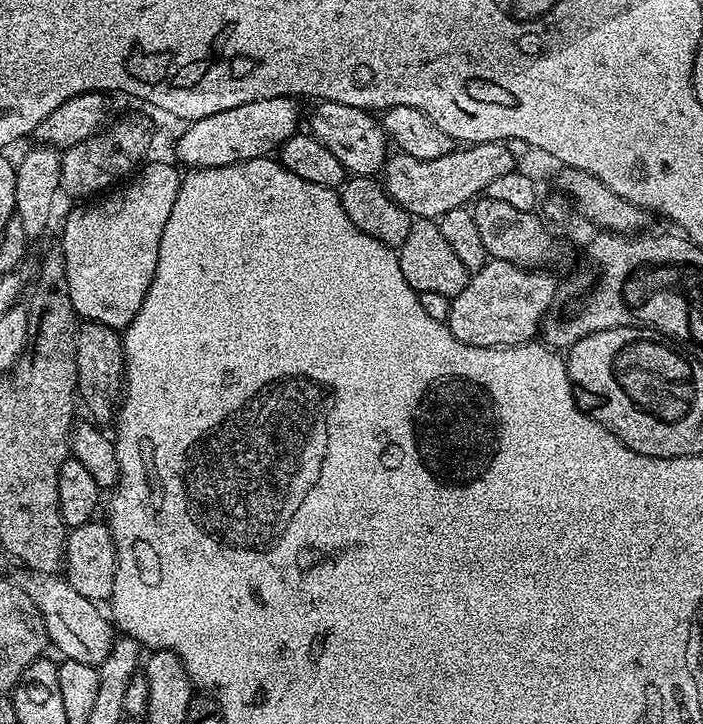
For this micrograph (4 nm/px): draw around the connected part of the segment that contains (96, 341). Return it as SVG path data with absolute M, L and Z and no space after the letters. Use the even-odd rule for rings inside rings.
M83 321L77 327L75 342L75 368L77 393L95 423L113 419L123 389L124 344L117 329L102 326L101 323Z

